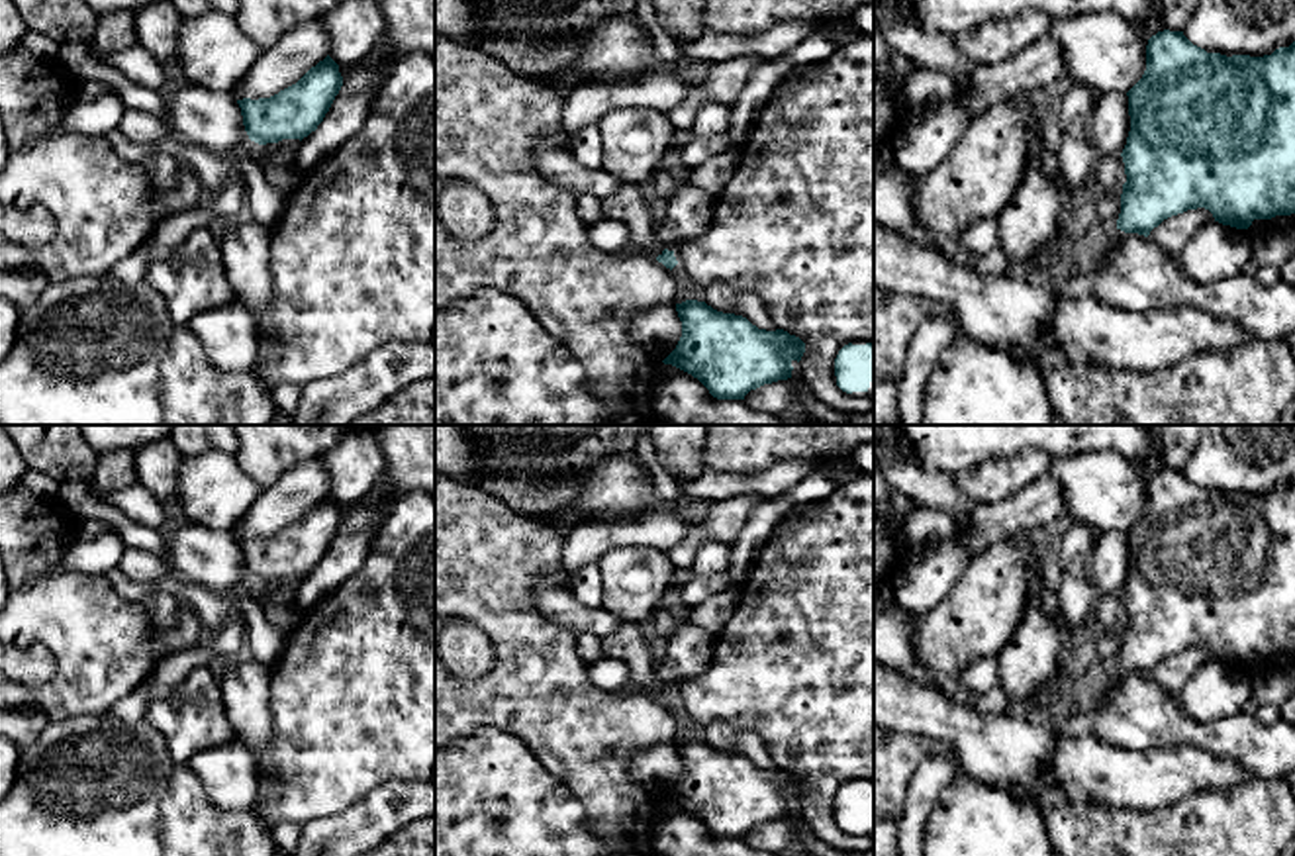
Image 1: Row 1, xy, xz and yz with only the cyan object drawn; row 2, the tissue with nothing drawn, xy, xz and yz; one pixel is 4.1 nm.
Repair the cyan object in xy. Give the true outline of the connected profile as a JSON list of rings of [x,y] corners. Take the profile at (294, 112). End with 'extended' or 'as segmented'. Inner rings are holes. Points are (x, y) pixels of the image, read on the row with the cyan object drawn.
[[[327,55],[278,94],[237,100],[249,139],[259,145],[282,139],[302,141],[323,121],[341,86],[339,65]]]; as segmented

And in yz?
[[[1164,29],[1148,39],[1146,71],[1127,96],[1127,182],[1107,249],[1127,233],[1148,237],[1164,219],[1197,208],[1236,229],[1295,214],[1295,41],[1264,57],[1226,57]]]; extended

